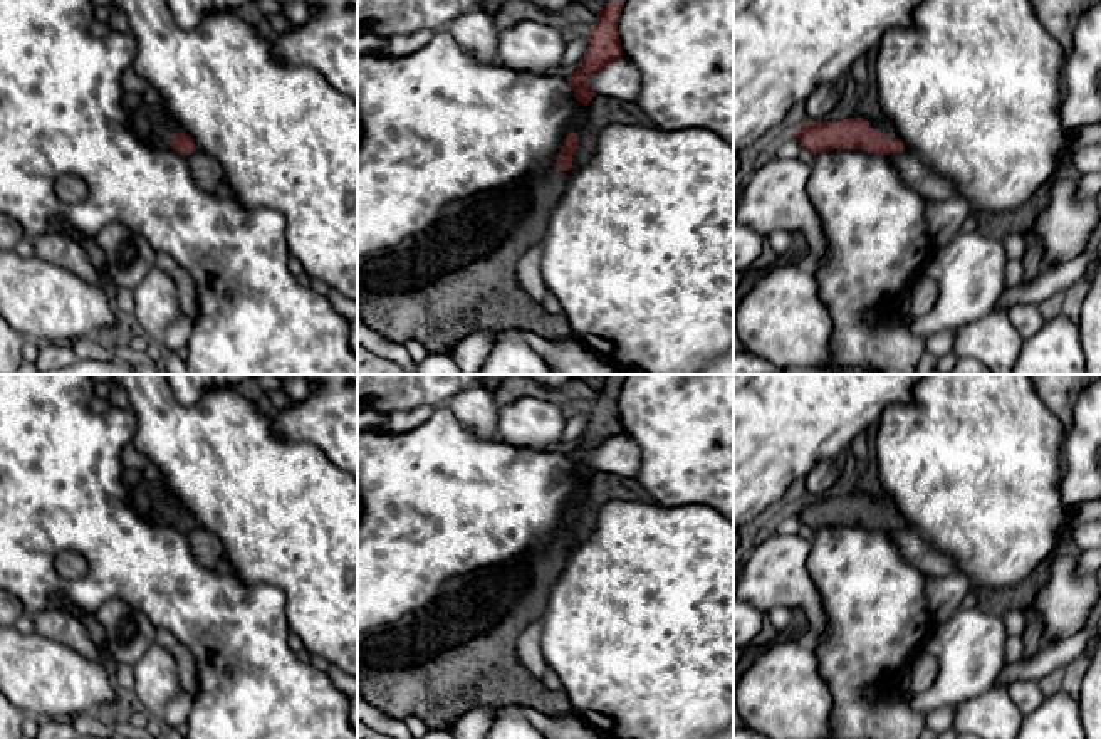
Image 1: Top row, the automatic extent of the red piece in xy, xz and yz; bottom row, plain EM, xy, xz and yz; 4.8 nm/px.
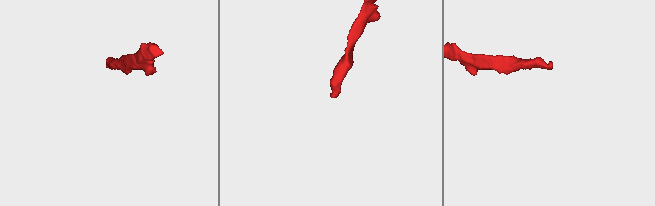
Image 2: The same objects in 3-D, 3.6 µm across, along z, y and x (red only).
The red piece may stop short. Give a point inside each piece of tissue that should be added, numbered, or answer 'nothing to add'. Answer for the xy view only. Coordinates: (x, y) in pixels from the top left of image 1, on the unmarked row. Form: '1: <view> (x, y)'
1: xy (151, 501)

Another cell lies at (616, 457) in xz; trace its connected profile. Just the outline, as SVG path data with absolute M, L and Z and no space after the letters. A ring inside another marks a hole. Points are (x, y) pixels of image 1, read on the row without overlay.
M624 432L619 438L603 443L597 450L591 450L586 455L586 462L592 469L619 475L628 475L641 465L641 459L633 452L631 438Z

